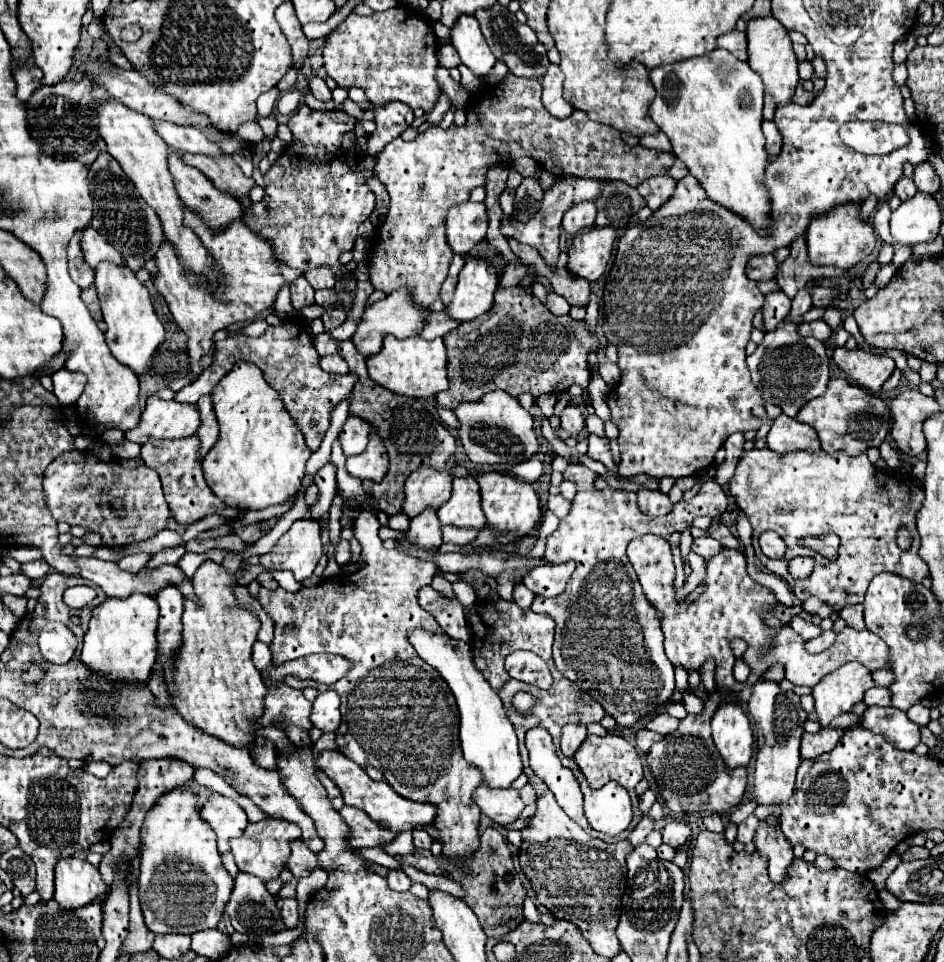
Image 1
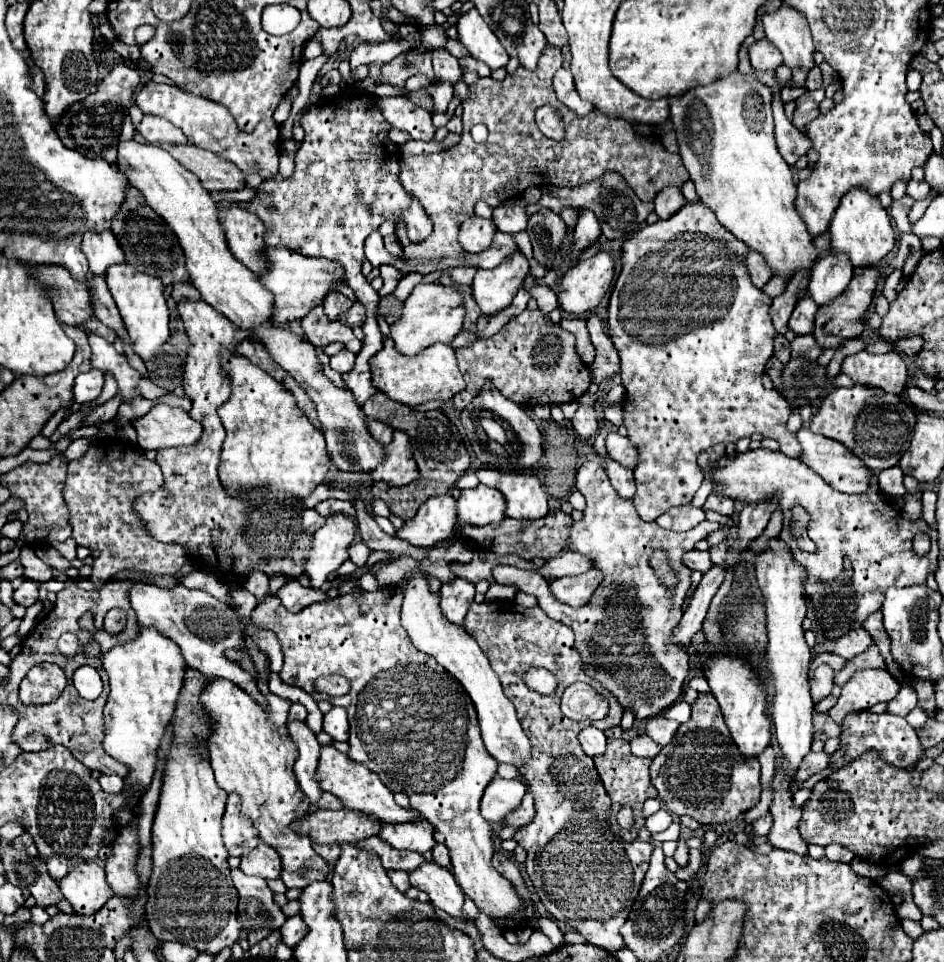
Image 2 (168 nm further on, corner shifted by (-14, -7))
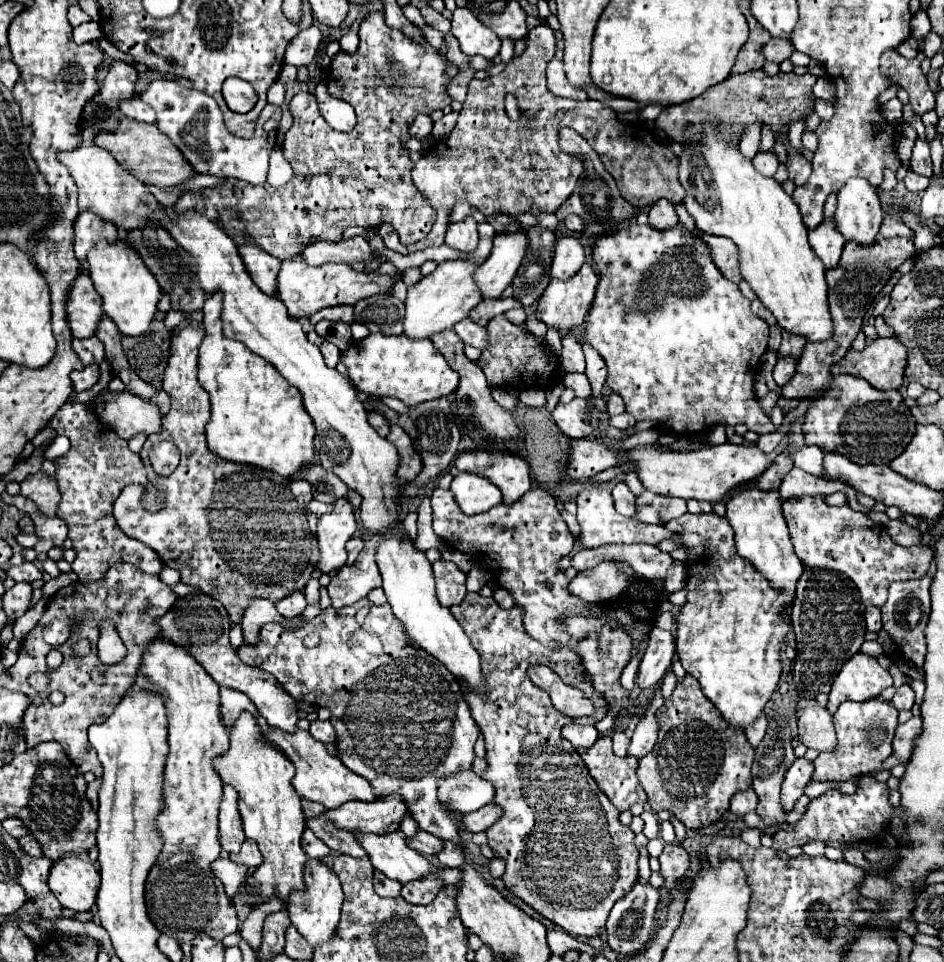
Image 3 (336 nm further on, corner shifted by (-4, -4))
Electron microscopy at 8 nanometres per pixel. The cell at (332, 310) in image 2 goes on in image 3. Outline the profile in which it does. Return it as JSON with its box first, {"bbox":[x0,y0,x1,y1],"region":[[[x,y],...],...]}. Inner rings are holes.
{"bbox":[309,305,353,325],"region":[[[337,305],[337,307],[325,307],[309,317],[311,325],[317,325],[323,319],[331,321],[353,321],[353,305]]]}

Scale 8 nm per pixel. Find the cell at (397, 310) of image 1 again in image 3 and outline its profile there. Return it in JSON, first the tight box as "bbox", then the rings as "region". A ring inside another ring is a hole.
{"bbox":[403,263,481,339],"region":[[[445,263],[439,265],[431,275],[421,277],[415,285],[409,285],[403,333],[409,339],[425,339],[451,329],[455,323],[465,319],[469,311],[481,301],[481,291],[477,291],[477,285],[471,277],[475,269],[477,267],[469,267],[469,263]]]}

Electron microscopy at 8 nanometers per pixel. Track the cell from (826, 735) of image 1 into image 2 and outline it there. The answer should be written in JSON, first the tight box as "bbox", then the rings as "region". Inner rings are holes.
{"bbox":[795,752,829,782],"region":[[[809,752],[807,758],[803,758],[803,766],[799,766],[799,770],[795,772],[795,780],[805,782],[813,774],[819,774],[823,768],[827,768],[827,764],[829,764],[827,752]]]}

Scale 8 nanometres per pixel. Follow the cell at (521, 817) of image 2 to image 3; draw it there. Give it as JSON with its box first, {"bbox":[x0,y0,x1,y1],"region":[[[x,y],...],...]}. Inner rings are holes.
{"bbox":[463,803,503,833],"region":[[[491,803],[489,807],[475,811],[473,815],[463,815],[463,825],[465,829],[477,833],[477,831],[487,831],[487,827],[491,827],[493,823],[497,823],[503,815],[503,809],[497,803]]]}

